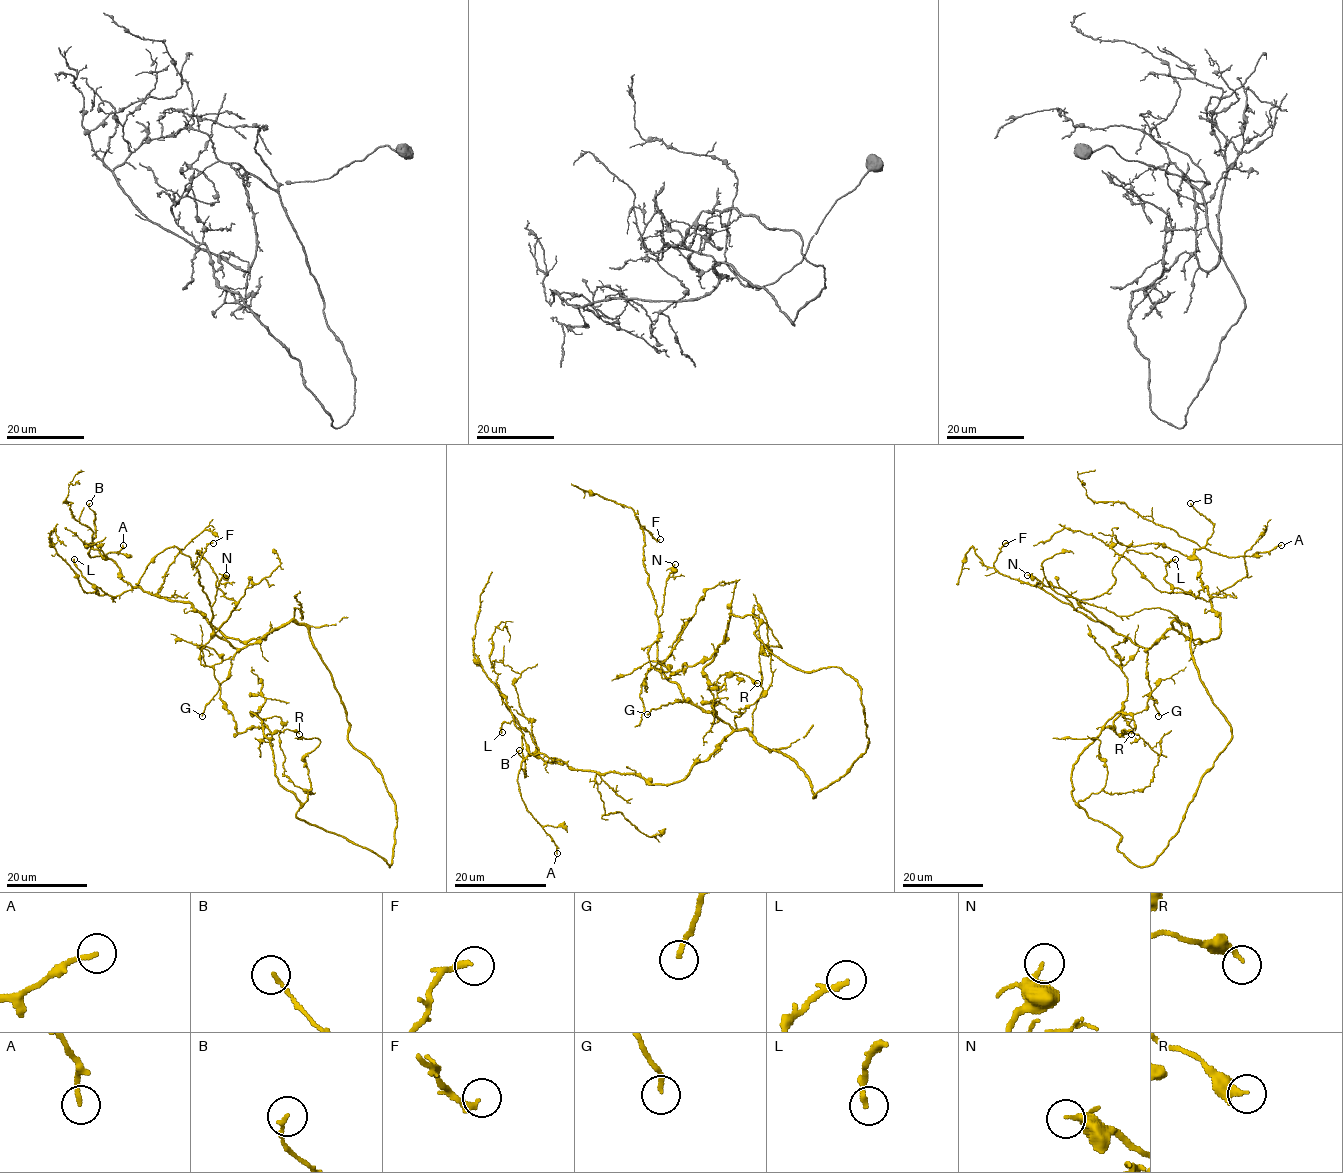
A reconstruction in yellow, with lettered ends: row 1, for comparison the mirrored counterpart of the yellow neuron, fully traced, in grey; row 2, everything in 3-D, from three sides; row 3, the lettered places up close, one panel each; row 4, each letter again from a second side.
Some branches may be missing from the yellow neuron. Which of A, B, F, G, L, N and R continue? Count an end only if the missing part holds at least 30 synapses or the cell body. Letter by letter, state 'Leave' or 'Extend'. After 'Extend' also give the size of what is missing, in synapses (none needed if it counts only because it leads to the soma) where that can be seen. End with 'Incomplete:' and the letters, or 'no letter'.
A: Leave
B: Leave
F: Leave
G: Leave
L: Leave
N: Leave
R: Leave
Incomplete: no letter

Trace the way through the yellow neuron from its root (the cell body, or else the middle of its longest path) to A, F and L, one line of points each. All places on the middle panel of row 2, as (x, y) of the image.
A: (814, 796), (791, 758), (745, 729), (668, 784), (529, 754), (517, 780), (521, 799), (557, 853)
F: (814, 796), (791, 758), (690, 704), (664, 674), (641, 527), (660, 539)
L: (814, 796), (791, 758), (745, 729), (668, 784), (571, 768), (541, 753), (514, 721), (502, 732)

